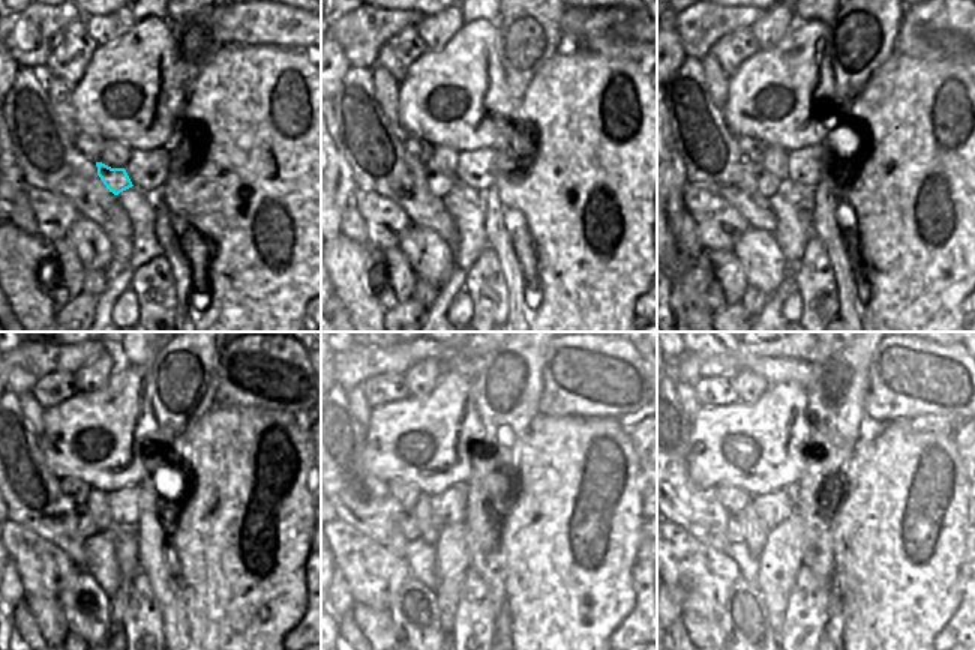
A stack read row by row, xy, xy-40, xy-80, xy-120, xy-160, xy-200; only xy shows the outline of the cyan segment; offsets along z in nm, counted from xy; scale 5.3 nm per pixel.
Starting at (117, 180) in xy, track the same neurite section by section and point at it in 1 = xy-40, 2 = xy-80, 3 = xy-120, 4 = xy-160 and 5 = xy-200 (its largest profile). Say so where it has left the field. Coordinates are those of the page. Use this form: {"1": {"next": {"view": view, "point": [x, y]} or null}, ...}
{"1": {"next": {"view": "xy-40", "point": [440, 185]}}, "2": {"next": {"view": "xy-80", "point": [767, 183]}}, "3": {"next": {"view": "xy-120", "point": [86, 526]}}, "4": {"next": {"view": "xy-160", "point": [408, 529]}}, "5": {"next": {"view": "xy-200", "point": [737, 521]}}}

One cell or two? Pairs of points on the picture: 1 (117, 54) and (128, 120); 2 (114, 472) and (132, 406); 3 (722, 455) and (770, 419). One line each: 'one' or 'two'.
1: one
2: one
3: one

